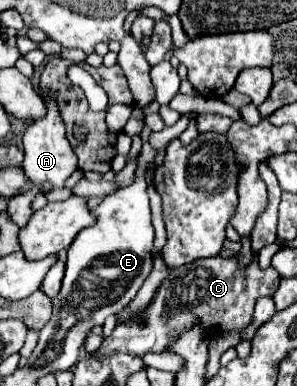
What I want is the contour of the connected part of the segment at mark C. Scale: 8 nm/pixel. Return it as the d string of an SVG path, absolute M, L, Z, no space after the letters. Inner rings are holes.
M237 255L233 257L209 257L197 259L197 263L181 265L171 271L171 275L157 289L149 311L145 311L145 319L141 323L117 325L113 335L109 335L103 345L89 353L91 359L105 359L113 353L161 353L185 327L193 325L193 319L201 319L201 325L209 331L211 327L221 327L221 331L245 329L251 323L255 301L263 295L273 295L277 289L279 275L275 269L261 271L257 263L251 263L247 269L239 269Z

